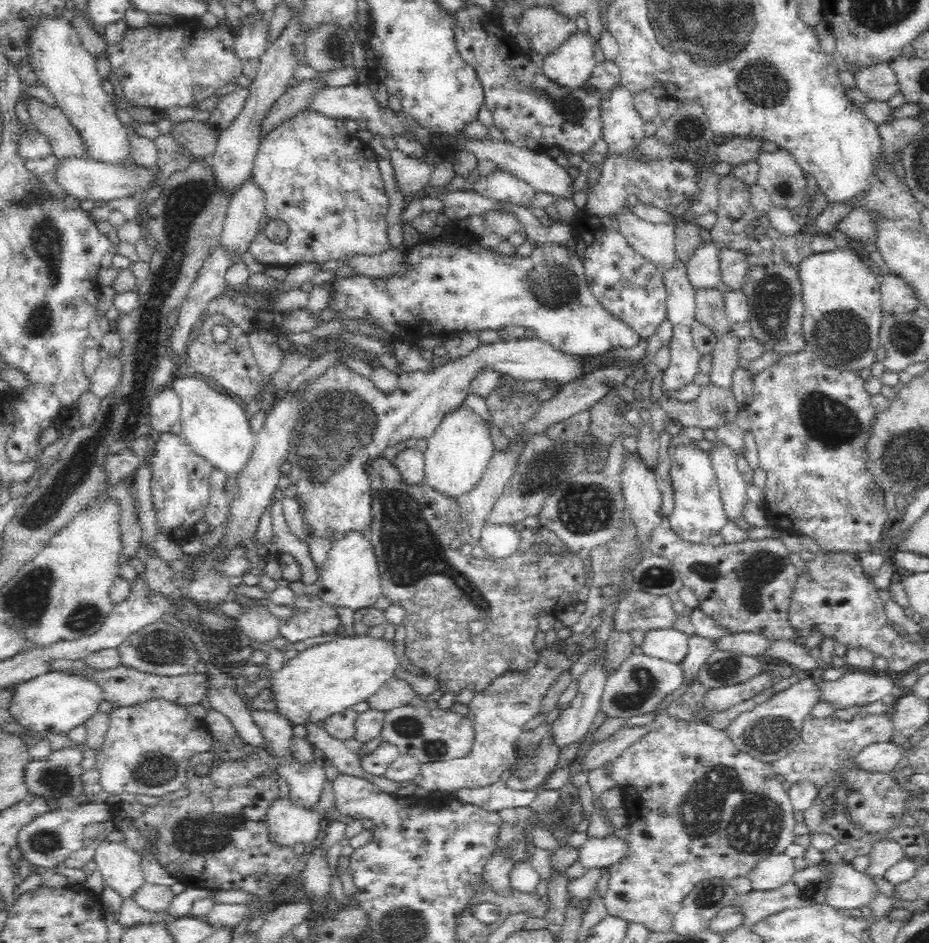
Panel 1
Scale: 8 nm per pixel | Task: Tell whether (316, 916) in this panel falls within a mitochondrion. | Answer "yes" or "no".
no

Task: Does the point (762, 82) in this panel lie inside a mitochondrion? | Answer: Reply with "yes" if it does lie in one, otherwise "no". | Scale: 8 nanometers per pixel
yes

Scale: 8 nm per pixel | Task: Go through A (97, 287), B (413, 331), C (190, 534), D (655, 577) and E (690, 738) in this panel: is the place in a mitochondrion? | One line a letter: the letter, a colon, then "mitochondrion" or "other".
A: other
B: other
C: other
D: mitochondrion
E: other

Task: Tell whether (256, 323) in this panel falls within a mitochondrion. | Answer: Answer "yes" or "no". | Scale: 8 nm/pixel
no

